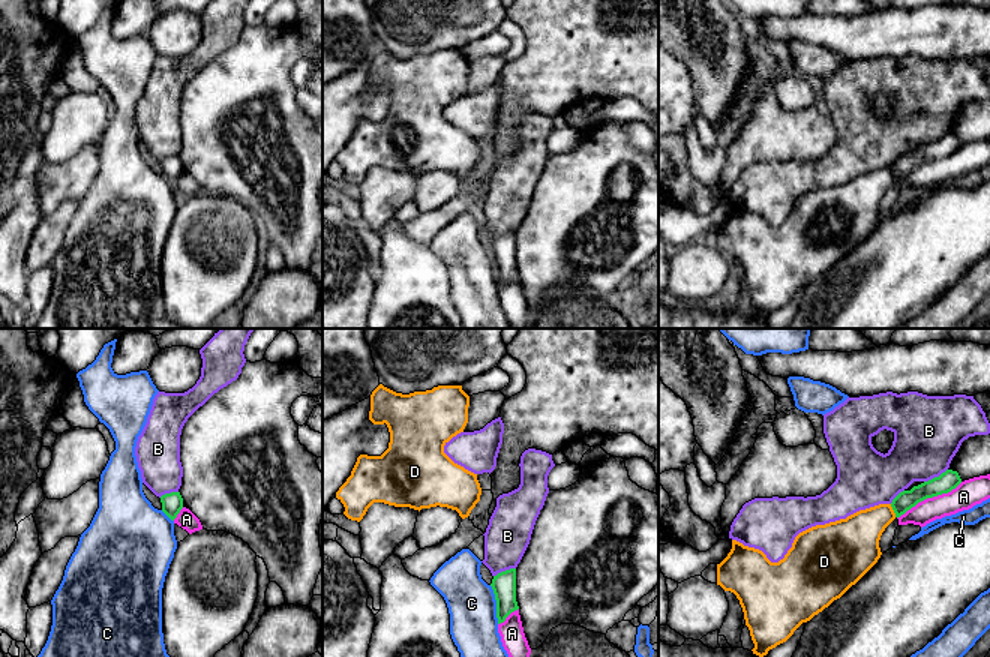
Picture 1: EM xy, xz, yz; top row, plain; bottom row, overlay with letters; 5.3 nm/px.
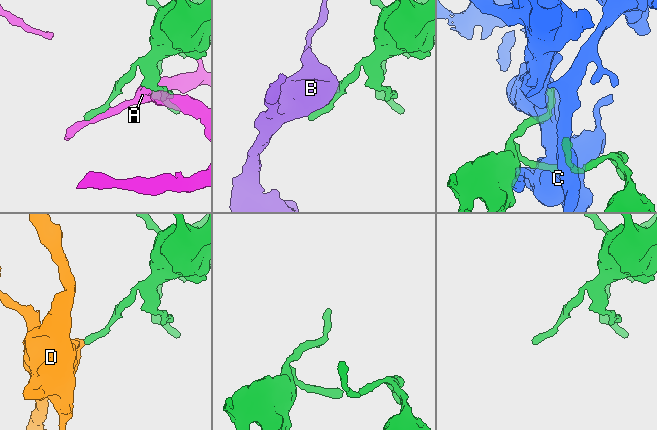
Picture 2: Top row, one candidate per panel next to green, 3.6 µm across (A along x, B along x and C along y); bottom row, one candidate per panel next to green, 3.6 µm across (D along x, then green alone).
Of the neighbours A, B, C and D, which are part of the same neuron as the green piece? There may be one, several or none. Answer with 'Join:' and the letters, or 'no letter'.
Join: no letter

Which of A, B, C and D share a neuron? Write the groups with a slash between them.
A / B / C / D

